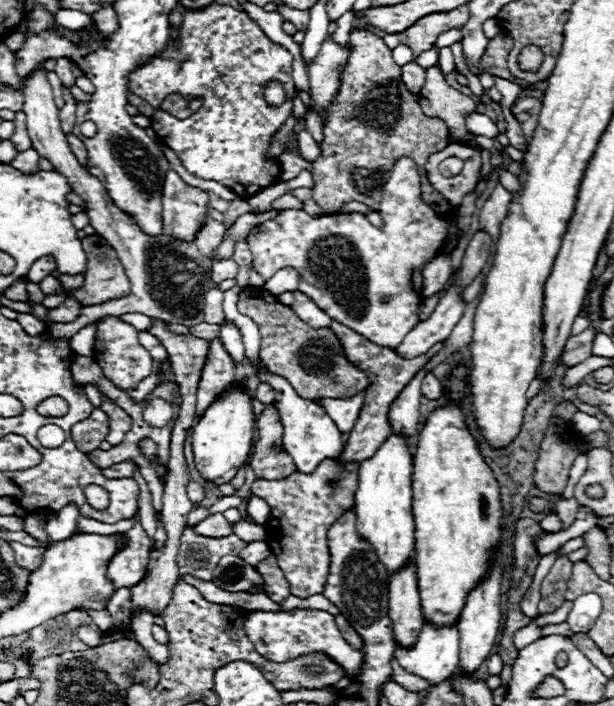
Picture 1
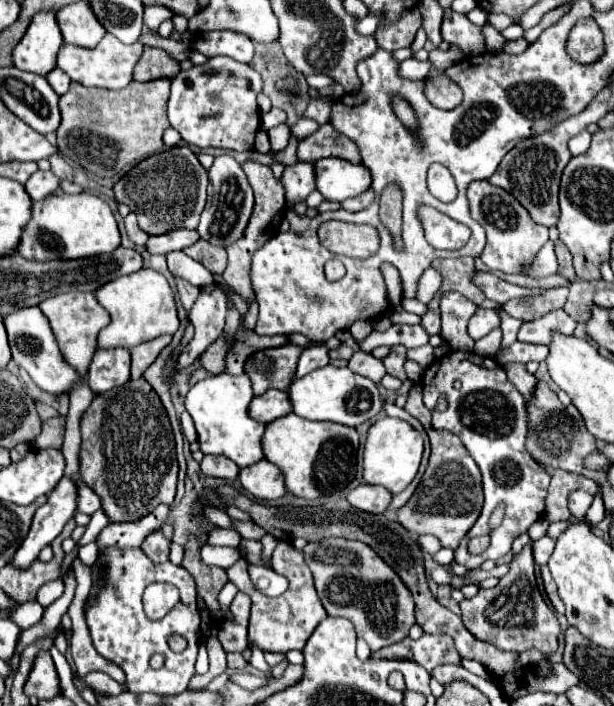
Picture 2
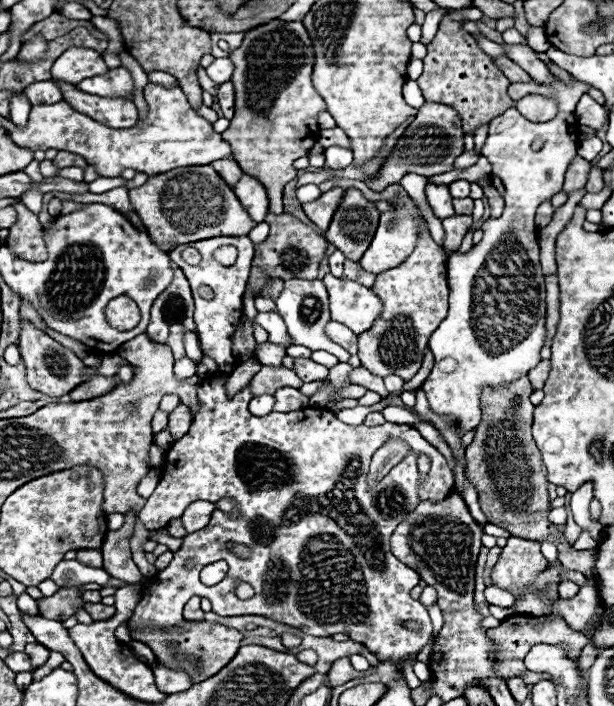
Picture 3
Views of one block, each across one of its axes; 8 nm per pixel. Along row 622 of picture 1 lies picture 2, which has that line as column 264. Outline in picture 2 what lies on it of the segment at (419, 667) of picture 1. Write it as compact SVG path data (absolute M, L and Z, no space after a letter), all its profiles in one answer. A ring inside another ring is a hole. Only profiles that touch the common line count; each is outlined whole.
M246 374L208 376L190 388L190 392L186 394L186 410L190 412L196 424L200 450L204 454L224 454L230 460L234 460L240 468L256 464L264 458L262 434L266 424L256 422L248 416L248 404L252 402L252 398L252 382Z

